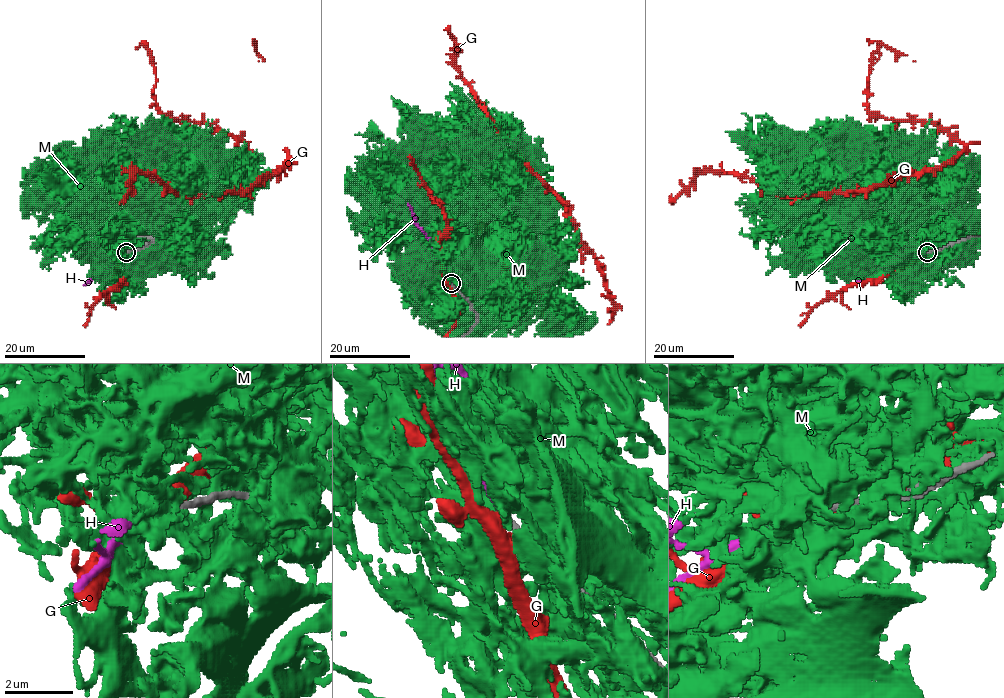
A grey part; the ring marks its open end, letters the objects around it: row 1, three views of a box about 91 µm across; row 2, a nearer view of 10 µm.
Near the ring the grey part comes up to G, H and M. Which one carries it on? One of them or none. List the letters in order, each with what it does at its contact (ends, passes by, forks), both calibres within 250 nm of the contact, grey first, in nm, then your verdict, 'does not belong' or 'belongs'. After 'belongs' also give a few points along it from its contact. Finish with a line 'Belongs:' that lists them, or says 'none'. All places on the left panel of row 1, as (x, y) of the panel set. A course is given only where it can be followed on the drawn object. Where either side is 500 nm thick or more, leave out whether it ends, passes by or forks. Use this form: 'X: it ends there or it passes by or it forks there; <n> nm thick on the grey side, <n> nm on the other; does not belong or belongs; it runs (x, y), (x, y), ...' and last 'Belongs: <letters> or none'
G: it passes by; 240 nm thick on the grey side, 420 nm on the other; does not belong
H: it ends there; 170 nm thick on the grey side, 140 nm on the other; belongs
M: 170 nm thick on the grey side, 750 nm on the other; does not belong
Belongs: H

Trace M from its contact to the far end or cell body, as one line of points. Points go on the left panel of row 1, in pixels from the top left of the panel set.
M: (127, 252), (164, 214), (164, 206), (182, 188), (180, 184)

